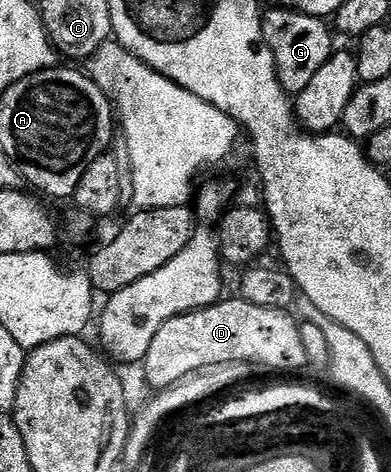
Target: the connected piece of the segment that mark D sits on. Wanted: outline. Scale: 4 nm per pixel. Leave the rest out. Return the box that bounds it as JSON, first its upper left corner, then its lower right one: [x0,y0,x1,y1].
[143,298,308,392]

